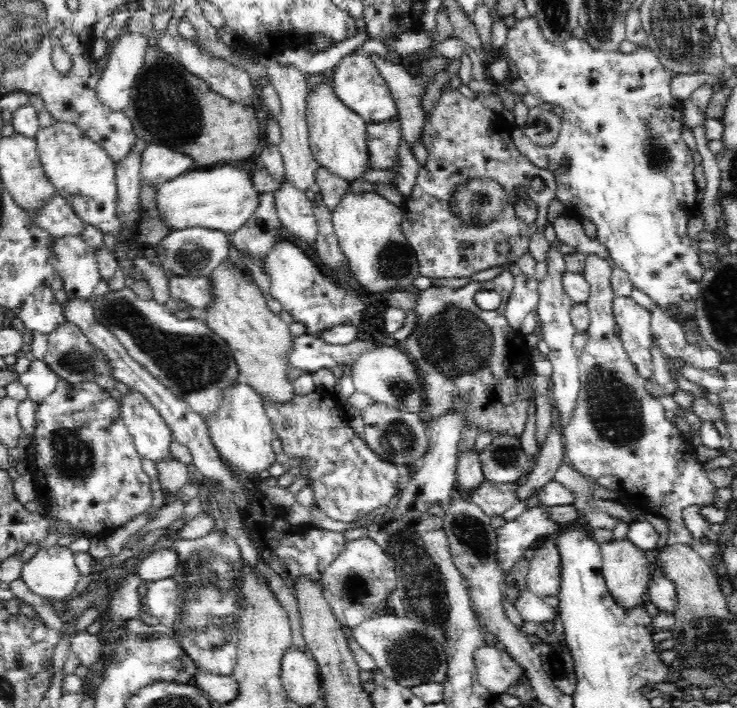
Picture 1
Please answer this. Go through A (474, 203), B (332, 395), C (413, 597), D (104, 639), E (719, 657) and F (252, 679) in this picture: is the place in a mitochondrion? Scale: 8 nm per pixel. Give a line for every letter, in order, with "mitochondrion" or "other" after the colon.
A: mitochondrion
B: other
C: mitochondrion
D: other
E: mitochondrion
F: other

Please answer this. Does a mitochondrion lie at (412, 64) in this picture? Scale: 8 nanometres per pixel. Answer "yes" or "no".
no

